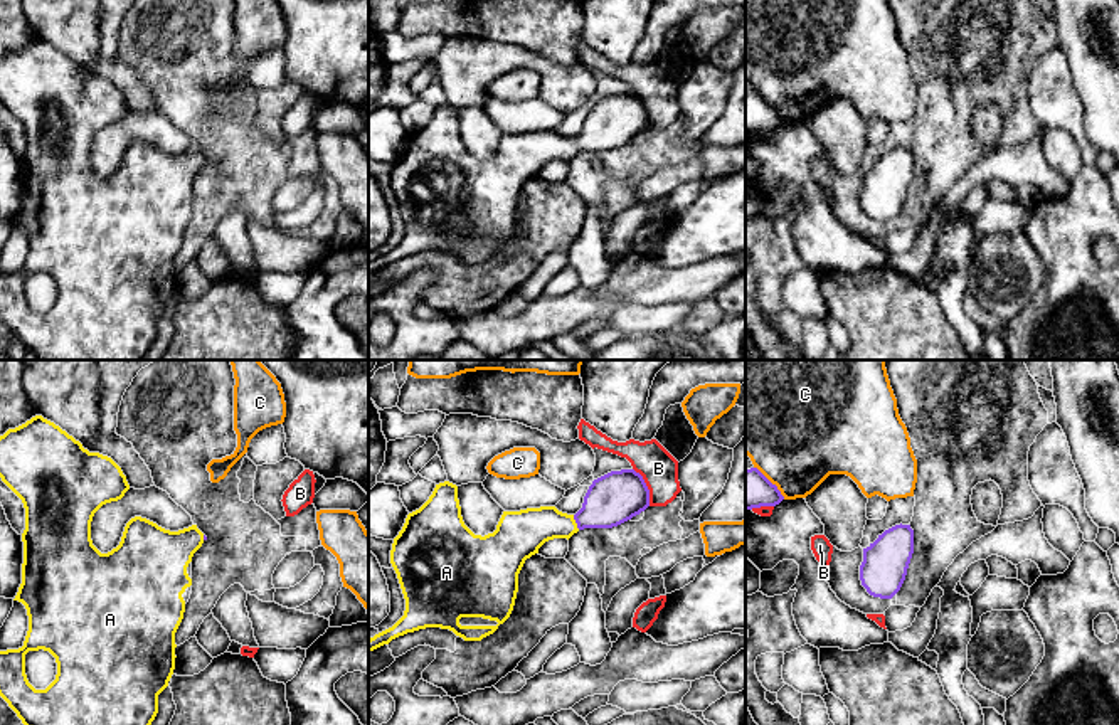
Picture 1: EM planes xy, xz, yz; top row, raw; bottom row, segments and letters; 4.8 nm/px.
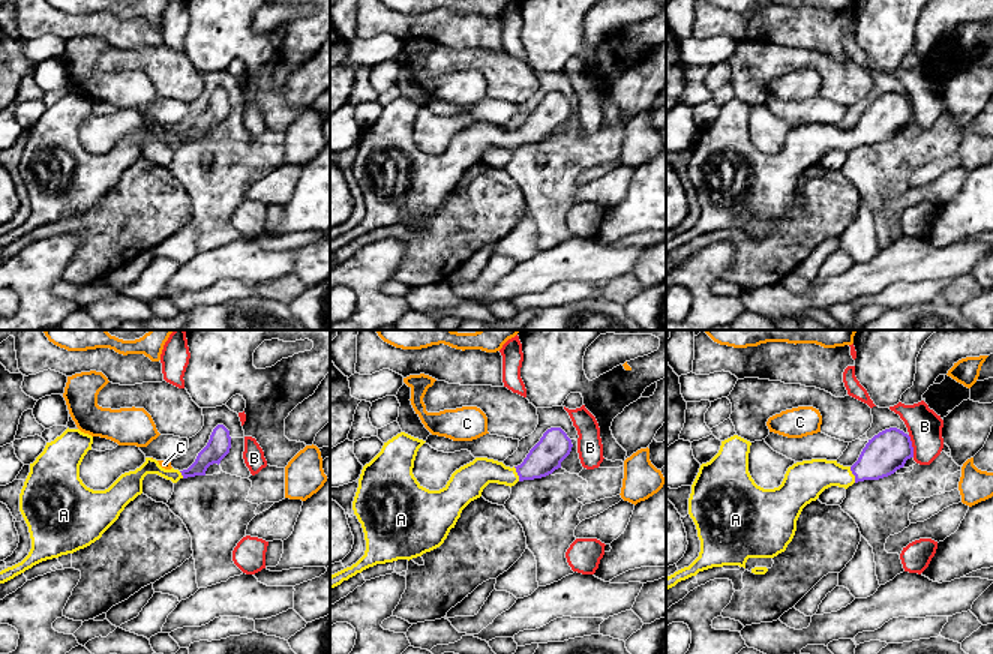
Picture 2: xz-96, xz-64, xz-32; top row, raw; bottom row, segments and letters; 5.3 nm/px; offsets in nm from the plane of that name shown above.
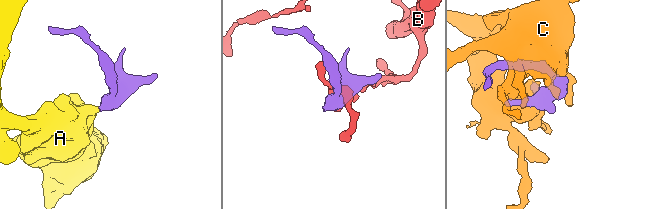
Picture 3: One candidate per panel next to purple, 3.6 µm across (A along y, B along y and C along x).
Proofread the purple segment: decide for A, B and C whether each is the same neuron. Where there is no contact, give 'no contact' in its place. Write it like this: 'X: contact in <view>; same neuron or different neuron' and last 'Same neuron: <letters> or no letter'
A: contact in xz; same neuron
B: contact in xz; different neuron
C: contact in yz; different neuron
Same neuron: A

